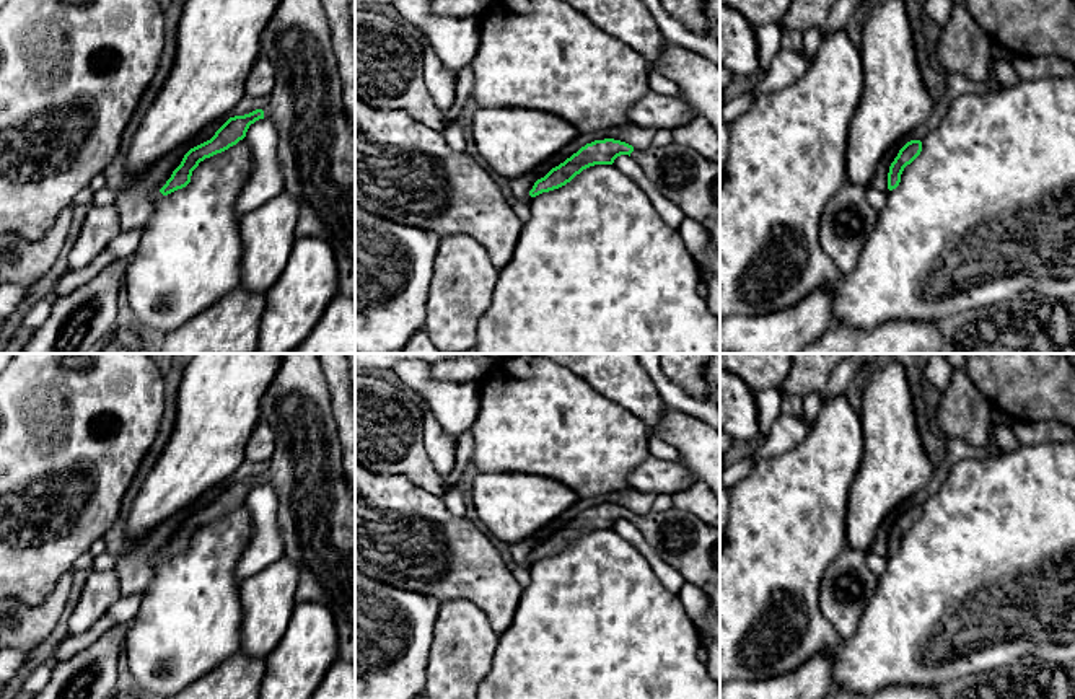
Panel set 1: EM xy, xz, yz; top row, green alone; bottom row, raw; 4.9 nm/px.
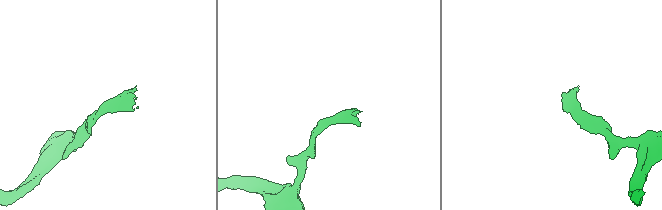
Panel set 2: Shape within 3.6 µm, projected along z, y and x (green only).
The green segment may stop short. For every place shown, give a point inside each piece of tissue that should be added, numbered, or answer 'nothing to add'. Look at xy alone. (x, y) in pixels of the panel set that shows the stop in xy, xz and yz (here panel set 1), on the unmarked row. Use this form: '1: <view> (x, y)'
1: xy (316, 505)

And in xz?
1: xz (686, 543)

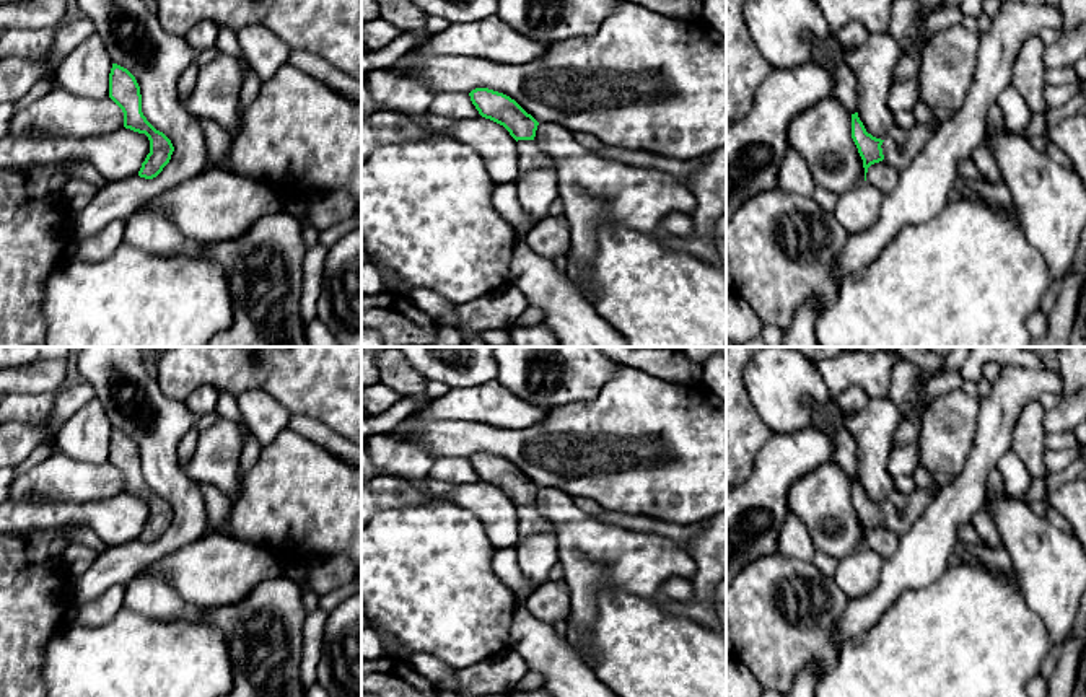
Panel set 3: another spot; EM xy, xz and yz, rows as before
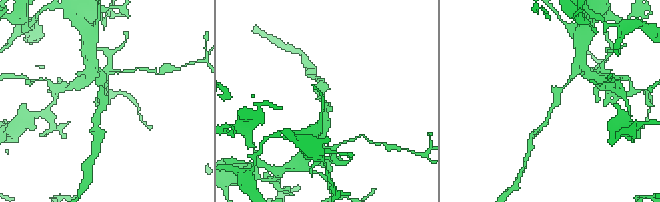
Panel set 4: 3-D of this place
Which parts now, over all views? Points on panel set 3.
1: yz (901, 521)

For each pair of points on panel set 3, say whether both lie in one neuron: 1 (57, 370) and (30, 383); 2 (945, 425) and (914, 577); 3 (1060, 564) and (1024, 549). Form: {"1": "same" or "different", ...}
{"1": "same", "2": "different", "3": "same"}

